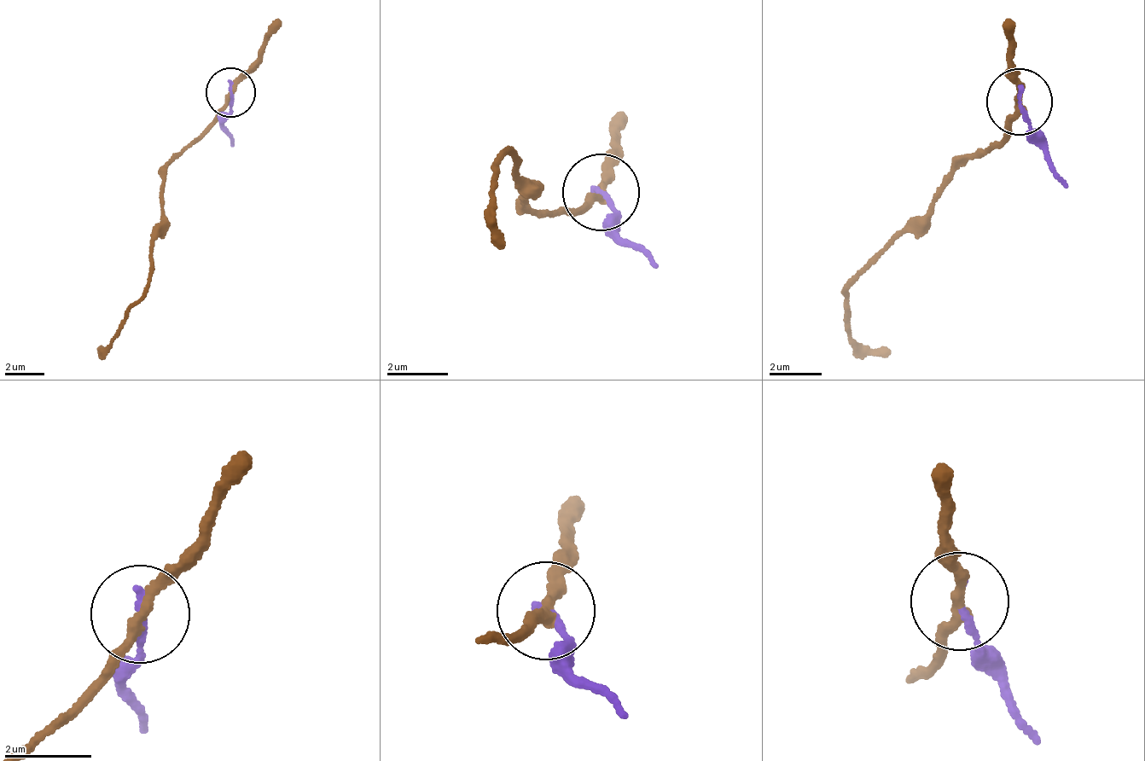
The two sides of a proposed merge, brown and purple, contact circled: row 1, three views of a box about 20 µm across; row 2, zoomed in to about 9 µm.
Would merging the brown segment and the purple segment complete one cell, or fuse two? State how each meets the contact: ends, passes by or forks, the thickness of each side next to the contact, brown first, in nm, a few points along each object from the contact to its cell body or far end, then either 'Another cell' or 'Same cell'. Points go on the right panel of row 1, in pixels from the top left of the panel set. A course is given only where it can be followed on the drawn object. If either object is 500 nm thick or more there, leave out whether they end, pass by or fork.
At the ring brown passes by. At the ring purple ends. Thickness 240 nm (brown) against 180 nm. Course of brown: (1019, 101), (983, 153), (949, 173), (928, 217), (848, 286), (853, 341), (892, 352). Course of purple: (1019, 101), (1043, 161), (1068, 189). Another cell

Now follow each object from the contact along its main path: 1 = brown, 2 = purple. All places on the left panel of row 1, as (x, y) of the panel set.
1: (232, 91), (173, 156), (161, 182), (162, 220), (142, 295), (108, 346), (103, 347)
2: (232, 91), (225, 133), (235, 147)

